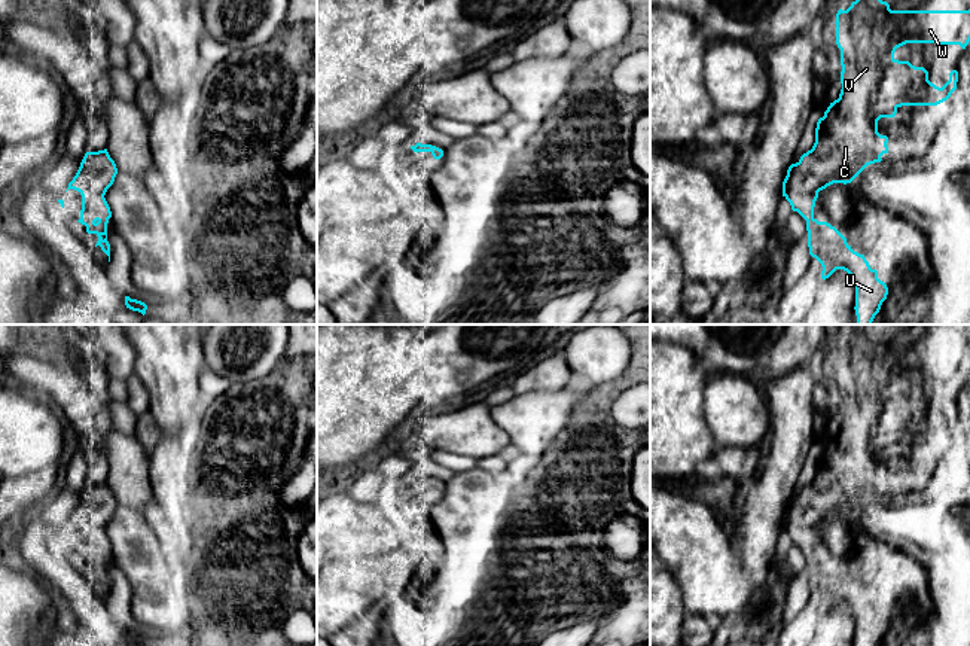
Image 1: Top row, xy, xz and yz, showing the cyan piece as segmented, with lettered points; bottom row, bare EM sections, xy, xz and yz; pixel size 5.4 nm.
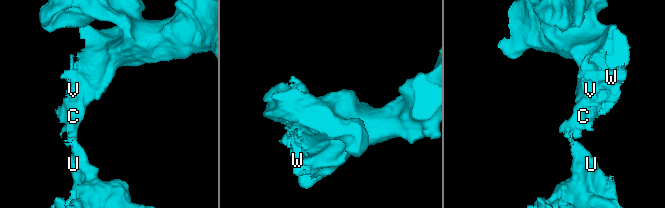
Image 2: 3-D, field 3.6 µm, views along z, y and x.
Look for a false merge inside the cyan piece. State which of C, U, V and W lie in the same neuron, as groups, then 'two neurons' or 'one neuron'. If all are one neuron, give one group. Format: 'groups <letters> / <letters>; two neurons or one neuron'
groups C U V W; one neuron

